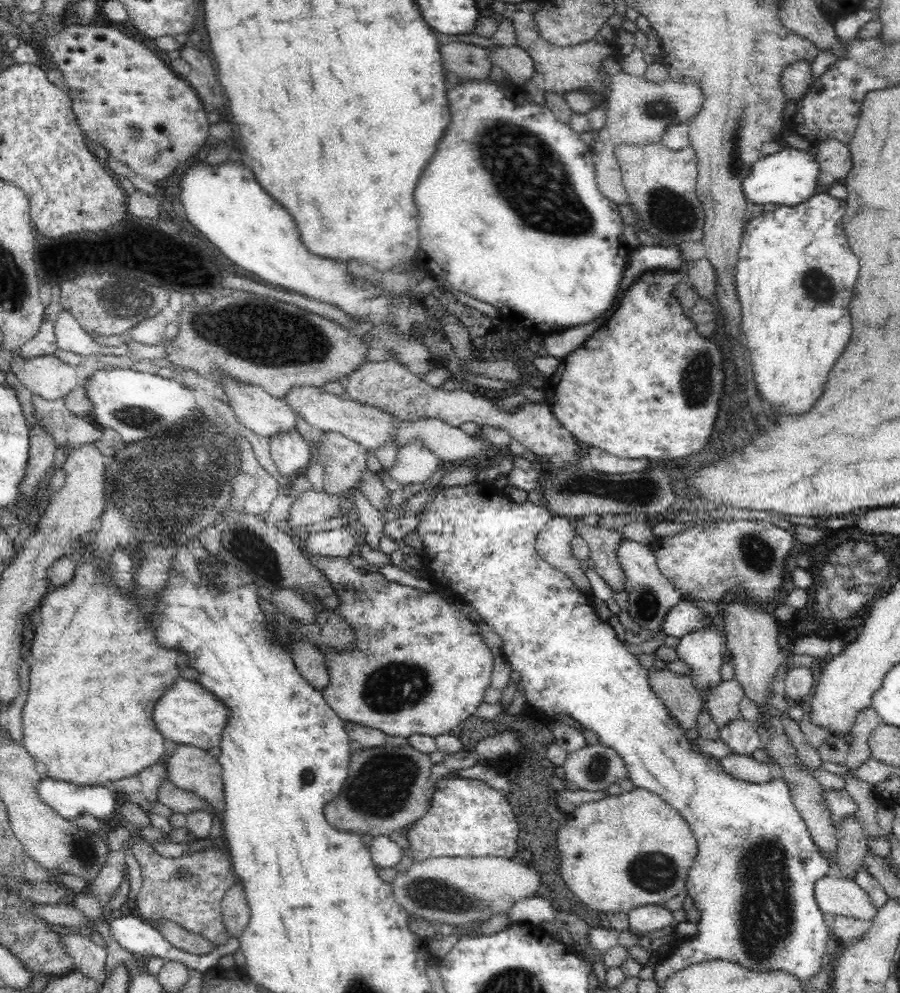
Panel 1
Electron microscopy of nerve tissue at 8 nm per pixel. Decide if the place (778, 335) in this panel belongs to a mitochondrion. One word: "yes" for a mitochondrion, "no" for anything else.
no

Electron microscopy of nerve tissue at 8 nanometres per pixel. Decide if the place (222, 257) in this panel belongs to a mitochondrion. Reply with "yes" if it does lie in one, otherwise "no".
no

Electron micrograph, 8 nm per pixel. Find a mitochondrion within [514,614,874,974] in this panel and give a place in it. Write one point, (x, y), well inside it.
(765, 917)

